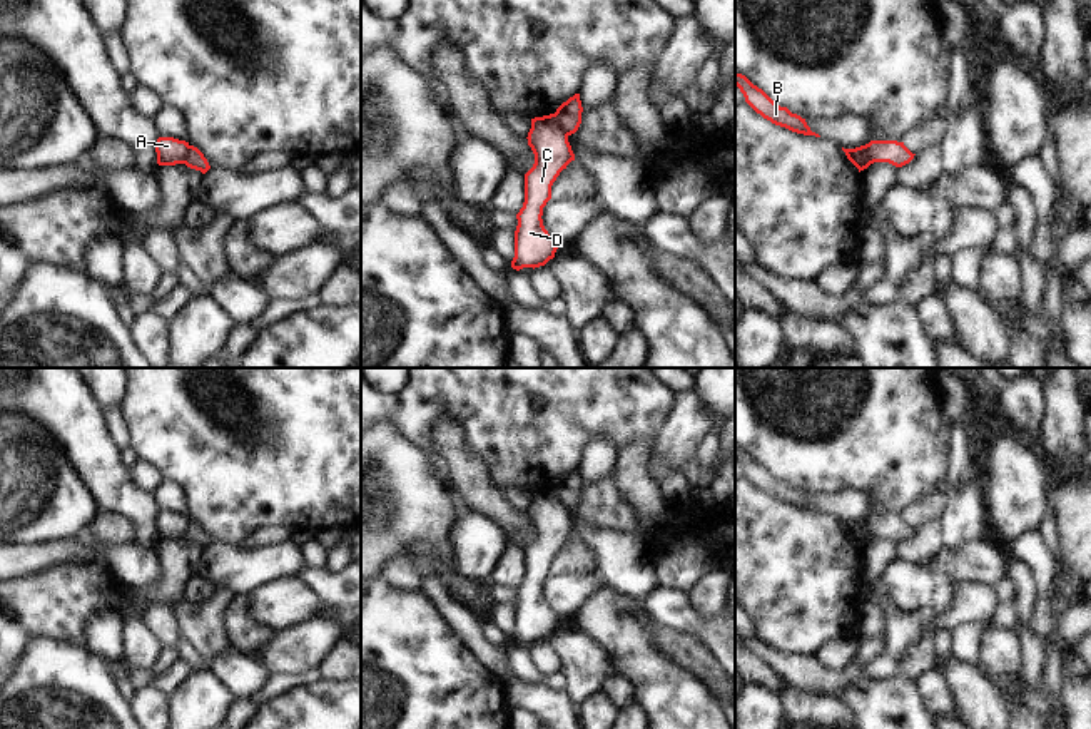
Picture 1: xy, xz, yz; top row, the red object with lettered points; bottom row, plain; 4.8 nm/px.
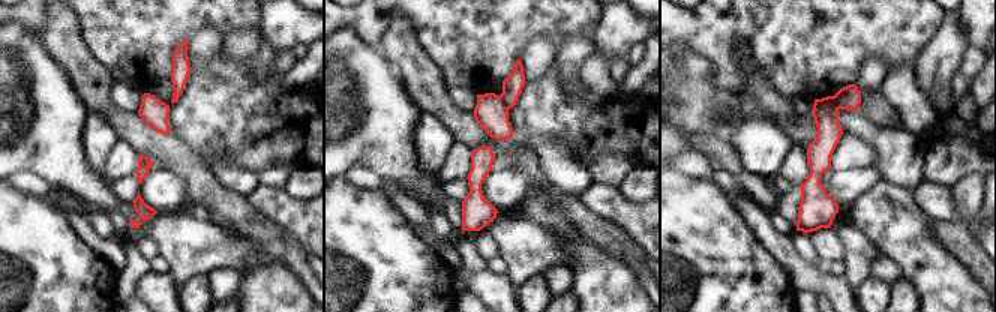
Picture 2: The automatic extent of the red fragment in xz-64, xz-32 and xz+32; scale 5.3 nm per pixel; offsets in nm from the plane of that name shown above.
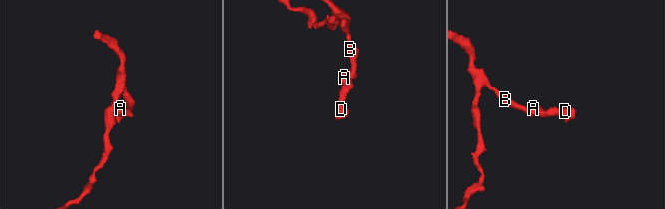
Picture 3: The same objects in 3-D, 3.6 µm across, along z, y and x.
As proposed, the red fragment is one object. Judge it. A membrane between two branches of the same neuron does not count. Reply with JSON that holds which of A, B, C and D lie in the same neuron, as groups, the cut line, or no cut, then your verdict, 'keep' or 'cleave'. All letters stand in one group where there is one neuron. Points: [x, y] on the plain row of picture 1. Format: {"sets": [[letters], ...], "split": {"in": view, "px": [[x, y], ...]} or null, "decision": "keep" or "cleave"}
{"sets": [["A", "C", "D"], ["B"]], "split": {"in": "xz", "px": [[553, 489], [558, 502], [567, 510]]}, "decision": "cleave"}

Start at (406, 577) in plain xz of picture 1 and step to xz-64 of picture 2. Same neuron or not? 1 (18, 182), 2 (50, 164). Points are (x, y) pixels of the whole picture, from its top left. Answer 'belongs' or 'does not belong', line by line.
1: belongs
2: does not belong

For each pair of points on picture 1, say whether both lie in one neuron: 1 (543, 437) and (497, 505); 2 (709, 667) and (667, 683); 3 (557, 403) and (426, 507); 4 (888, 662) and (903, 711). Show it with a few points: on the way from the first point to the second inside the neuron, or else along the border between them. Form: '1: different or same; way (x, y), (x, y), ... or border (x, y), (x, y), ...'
1: different; border (476, 457), (485, 465), (490, 482), (500, 490)
2: different; border (657, 651), (695, 676), (712, 694)
3: different; border (425, 450), (435, 467), (435, 474), (446, 484)
4: different; border (866, 674), (876, 679), (898, 679), (903, 676)

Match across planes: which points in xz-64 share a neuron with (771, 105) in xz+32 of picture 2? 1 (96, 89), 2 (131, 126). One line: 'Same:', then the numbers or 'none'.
Same: 1, 2

